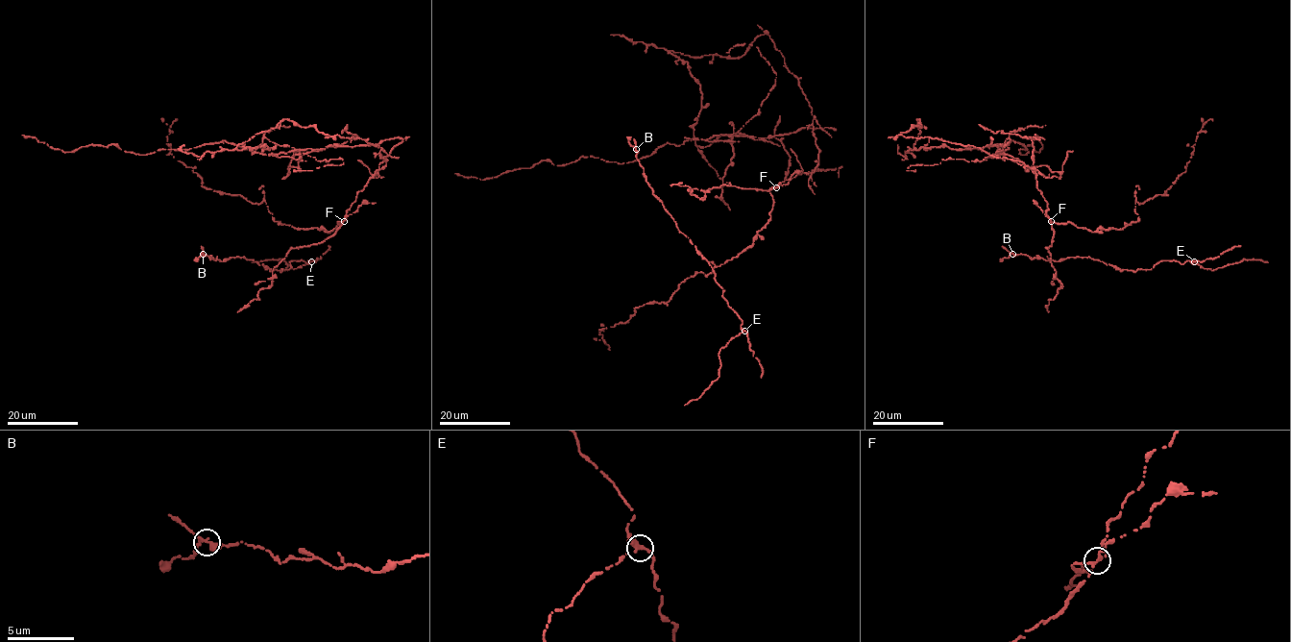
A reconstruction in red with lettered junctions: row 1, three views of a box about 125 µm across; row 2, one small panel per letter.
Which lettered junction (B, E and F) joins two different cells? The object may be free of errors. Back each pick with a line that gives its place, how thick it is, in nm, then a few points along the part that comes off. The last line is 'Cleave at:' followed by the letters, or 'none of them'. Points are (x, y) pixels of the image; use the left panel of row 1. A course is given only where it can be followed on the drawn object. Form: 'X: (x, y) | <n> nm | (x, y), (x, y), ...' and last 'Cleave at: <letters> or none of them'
F: (344, 221) | 220 nm | (343, 220), (386, 165), (357, 137), (287, 119), (236, 147), (288, 152), (141, 155), (22, 135)
Cleave at: F

